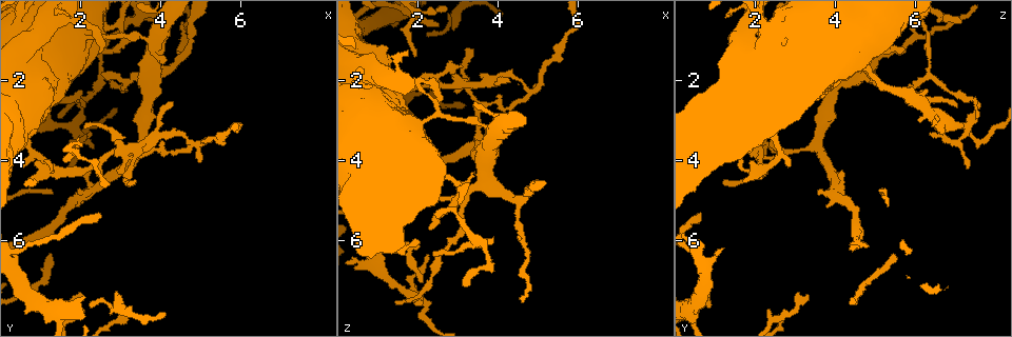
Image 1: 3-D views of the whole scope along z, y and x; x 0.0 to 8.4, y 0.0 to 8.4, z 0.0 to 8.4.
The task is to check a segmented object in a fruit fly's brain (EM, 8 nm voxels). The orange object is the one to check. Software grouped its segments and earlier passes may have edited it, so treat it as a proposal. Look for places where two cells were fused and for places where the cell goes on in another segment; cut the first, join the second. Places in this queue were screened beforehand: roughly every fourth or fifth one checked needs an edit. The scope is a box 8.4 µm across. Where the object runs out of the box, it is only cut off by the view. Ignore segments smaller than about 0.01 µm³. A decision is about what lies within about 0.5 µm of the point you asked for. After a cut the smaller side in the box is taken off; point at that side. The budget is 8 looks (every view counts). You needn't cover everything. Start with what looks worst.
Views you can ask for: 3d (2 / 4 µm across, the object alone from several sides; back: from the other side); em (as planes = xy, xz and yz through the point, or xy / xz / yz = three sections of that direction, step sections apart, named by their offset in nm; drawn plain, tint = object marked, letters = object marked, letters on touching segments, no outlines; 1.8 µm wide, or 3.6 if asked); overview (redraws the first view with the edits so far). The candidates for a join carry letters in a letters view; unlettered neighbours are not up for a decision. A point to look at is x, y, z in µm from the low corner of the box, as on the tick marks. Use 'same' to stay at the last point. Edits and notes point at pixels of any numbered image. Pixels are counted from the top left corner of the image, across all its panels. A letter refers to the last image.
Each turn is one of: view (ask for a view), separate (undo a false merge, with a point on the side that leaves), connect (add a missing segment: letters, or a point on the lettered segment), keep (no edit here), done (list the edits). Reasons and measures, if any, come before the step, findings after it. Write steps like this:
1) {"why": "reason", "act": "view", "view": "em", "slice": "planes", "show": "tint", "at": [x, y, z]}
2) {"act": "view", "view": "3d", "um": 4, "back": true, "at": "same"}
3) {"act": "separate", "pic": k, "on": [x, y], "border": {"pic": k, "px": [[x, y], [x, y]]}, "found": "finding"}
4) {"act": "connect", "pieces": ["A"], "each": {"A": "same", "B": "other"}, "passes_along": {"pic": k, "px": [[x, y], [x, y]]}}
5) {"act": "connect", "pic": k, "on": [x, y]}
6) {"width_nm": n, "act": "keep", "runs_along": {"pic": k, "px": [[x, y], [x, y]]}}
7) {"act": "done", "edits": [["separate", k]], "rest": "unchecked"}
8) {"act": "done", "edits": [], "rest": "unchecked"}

{"why": "an open end", "act": "view", "view": "em", "slice": "planes", "show": "letters", "at": [2.50, 5.35, 0.60]}

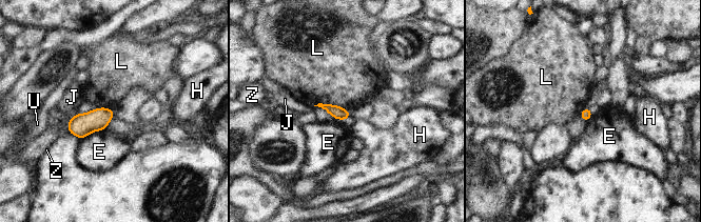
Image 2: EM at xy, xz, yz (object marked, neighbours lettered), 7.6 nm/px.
{"width_nm": 90, "act": "keep", "each": {"E": "other", "H": "other", "J": "other", "L": "other", "U": "other", "Z": "other"}, "border": {"pic": 2, "px": [[313, 105], [337, 104], [349, 110]]}, "found": "no lettered segment goes on from it"}

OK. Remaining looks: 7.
{"why": "narrows sharply", "act": "view", "view": "3d", "um": 4, "at": [2.95, 3.80, 2.10]}

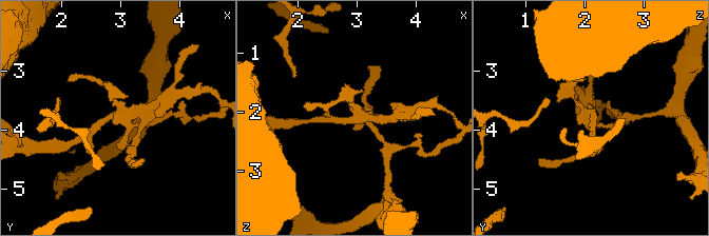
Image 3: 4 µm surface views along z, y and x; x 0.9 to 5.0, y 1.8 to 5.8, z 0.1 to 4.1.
{"why": "need the tissue", "act": "view", "view": "em", "slice": "planes", "show": "tint", "at": [2.90, 3.80, 2.10]}

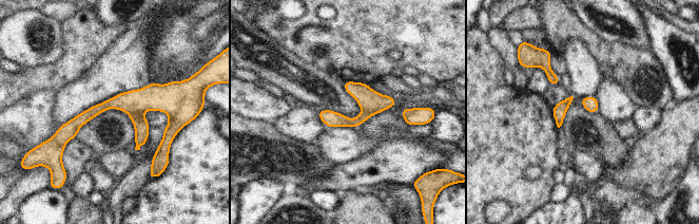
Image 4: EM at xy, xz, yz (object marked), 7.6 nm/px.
{"why": "see the neighbours", "act": "view", "view": "em", "slice": "planes", "show": "letters", "at": "same"}

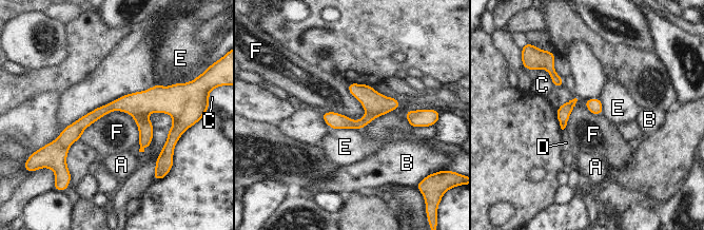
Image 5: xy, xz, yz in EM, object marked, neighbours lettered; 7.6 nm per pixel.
{"act": "separate", "pic": 5, "on": [145, 128], "each": {"A": "other", "B": "other", "C": "other", "D": "other", "E": "other", "F": "other"}, "border": {"pic": 5, "px": [[148, 112], [132, 115]]}, "found": "two cells meet here"}

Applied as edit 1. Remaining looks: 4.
{"why": "free end", "act": "view", "view": "3d", "um": 2, "back": true, "at": [3.35, 0.65, 6.10]}

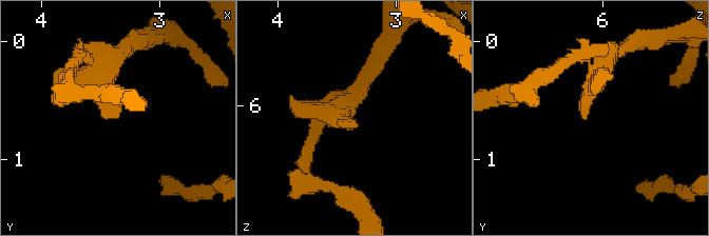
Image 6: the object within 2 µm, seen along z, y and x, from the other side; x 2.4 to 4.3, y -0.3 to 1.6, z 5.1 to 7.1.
{"why": "need the tissue", "act": "view", "view": "em", "slice": "xy", "step": 16, "show": "tint", "at": [3.36, 0.64, 6.10]}

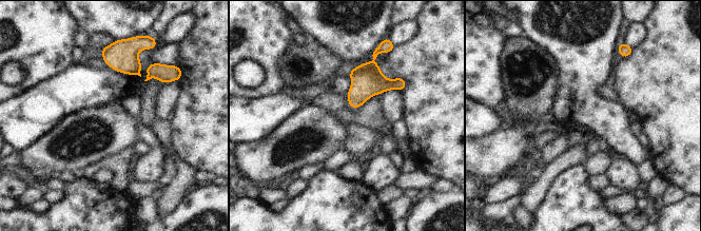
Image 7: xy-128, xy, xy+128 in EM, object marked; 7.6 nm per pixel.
{"act": "view", "view": "em", "slice": "planes", "show": "letters", "at": "same"}

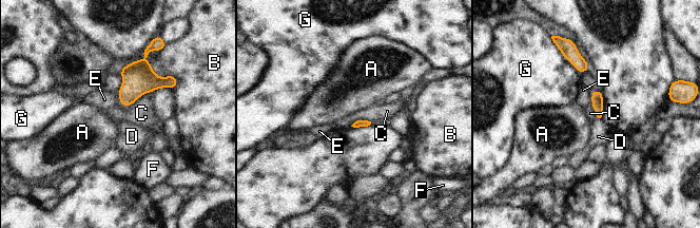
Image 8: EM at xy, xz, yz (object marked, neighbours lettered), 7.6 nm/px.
{"act": "keep", "each": {"A": "other", "B": "other", "C": "other", "D": "other", "E": "other", "F": "other", "G": "other"}, "border": {"pic": 8, "px": [[151, 92], [129, 106], [119, 103]]}, "found": "no lettered segment goes on from it"}

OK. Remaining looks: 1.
{"act": "done", "edits": [["separate", 5]], "rest": "unchecked"}

